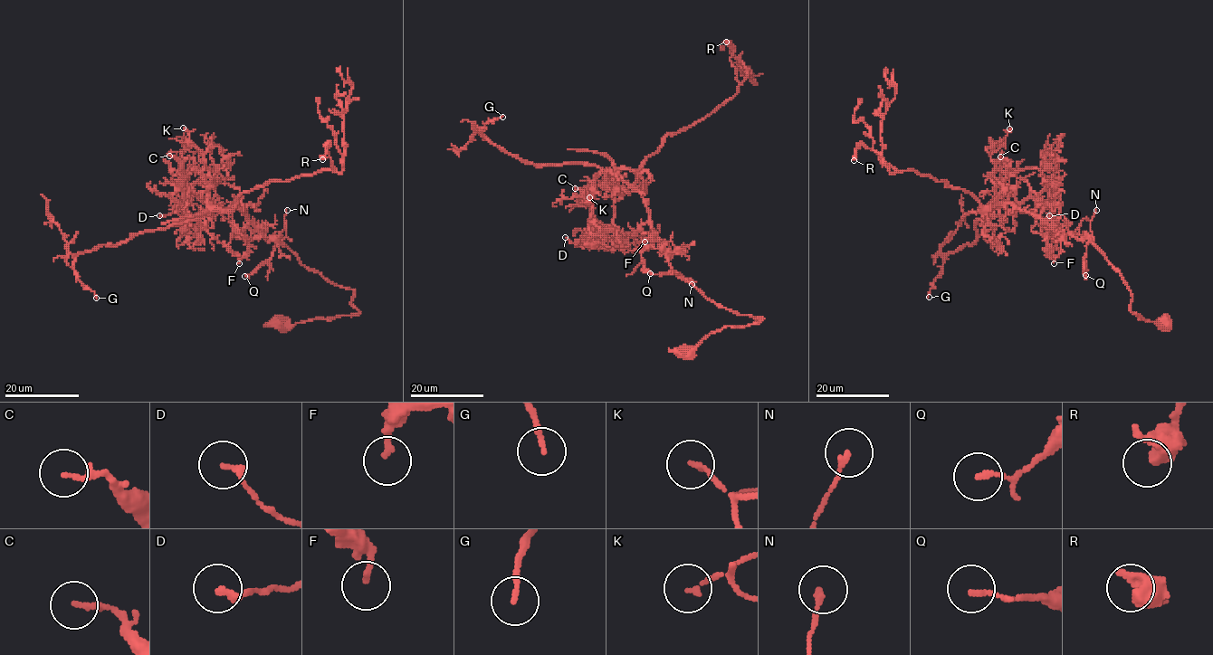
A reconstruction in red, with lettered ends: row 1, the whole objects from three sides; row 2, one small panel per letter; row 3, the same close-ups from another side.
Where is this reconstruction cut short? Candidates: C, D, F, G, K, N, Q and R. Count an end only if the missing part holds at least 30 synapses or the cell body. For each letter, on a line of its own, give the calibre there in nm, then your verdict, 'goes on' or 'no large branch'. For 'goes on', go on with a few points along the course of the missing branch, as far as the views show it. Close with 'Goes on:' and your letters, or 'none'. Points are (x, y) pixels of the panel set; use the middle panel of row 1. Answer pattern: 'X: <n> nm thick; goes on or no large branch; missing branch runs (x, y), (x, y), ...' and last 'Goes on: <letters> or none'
C: 150 nm thick; no large branch
D: 200 nm thick; no large branch
F: 180 nm thick; no large branch
G: 170 nm thick; no large branch
K: 150 nm thick; no large branch
N: 200 nm thick; no large branch
Q: 150 nm thick; no large branch
R: 320 nm thick; no large branch
Goes on: none

